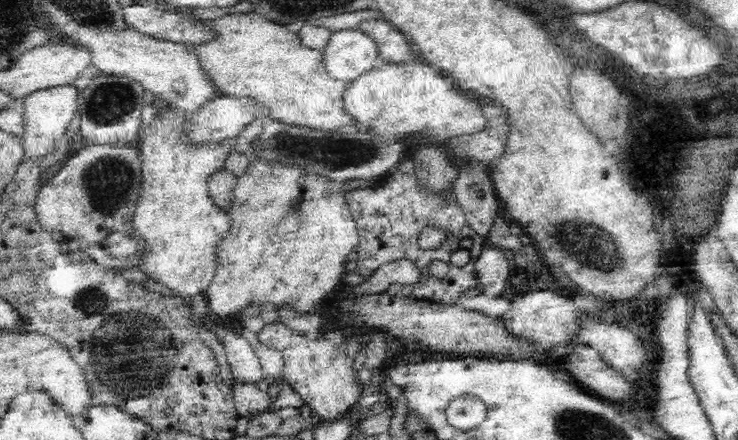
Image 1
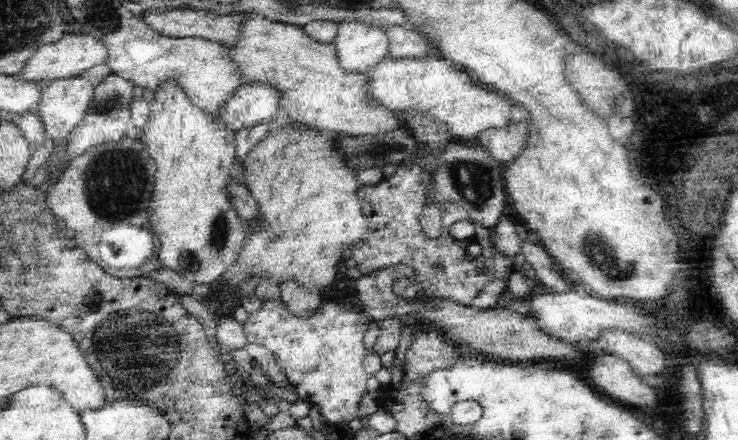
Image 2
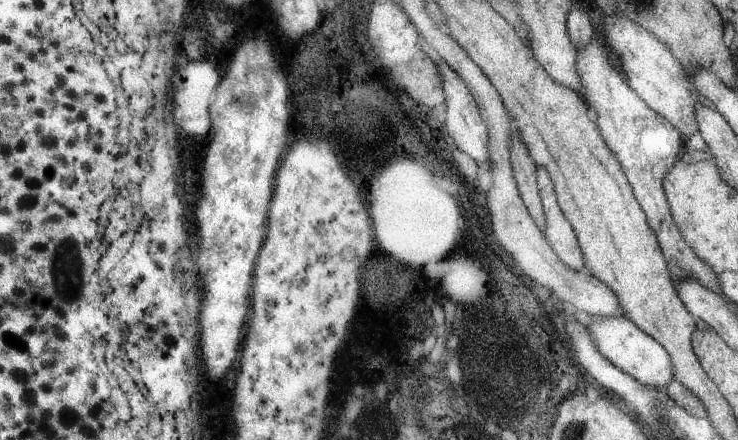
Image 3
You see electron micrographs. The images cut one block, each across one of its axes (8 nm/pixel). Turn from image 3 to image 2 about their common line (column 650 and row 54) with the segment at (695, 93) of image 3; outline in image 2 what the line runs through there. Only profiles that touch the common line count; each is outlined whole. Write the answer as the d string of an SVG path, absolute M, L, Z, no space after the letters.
M66 32L60 40L36 48L30 54L30 58L24 62L24 66L14 74L14 78L22 84L46 88L46 86L50 86L58 80L78 78L82 70L88 70L96 64L104 64L104 58L106 58L106 48L102 48L96 40L92 40L90 36L78 36L78 34L72 34L72 32Z

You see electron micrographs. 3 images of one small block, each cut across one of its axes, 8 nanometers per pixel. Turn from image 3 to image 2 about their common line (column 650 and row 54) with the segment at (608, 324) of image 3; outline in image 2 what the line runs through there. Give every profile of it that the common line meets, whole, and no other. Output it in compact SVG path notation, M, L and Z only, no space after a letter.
M340 24L332 44L338 68L346 74L366 74L388 58L388 38L376 26Z

